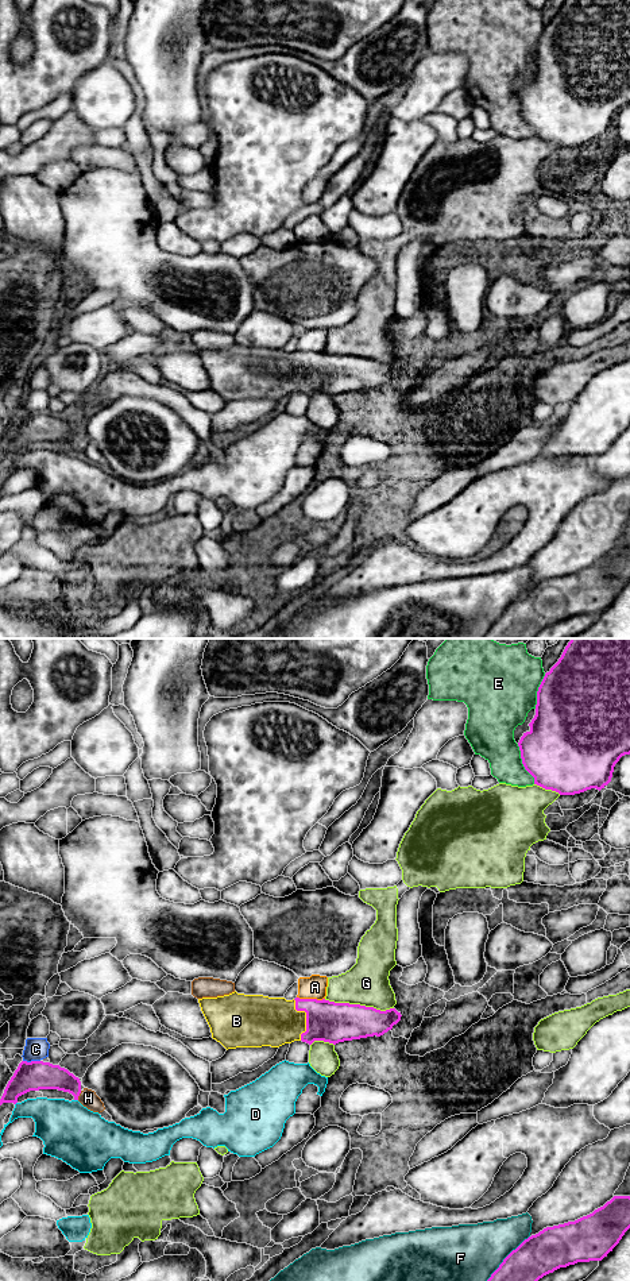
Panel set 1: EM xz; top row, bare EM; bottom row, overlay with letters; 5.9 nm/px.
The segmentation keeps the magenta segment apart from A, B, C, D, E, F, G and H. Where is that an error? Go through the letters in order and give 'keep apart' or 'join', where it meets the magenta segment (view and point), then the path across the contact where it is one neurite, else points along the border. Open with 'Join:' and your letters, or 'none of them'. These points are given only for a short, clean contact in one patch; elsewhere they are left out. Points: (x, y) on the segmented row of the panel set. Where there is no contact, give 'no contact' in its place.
Join: B
A: keep apart; contact xz (310, 999)
B: join; contact xz (306, 1017)
C: keep apart; contact xz (31, 1061)
D: keep apart; contact xz (76, 1099)
E: keep apart; contact xz (522, 763)
F: keep apart; contact xz (506, 1257)
G: keep apart; contact xz (359, 1004)
H: keep apart; contact xz (78, 1095)

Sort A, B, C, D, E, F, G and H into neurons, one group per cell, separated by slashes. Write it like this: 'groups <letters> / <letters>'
groups A / B / C / D / E / F / G / H

